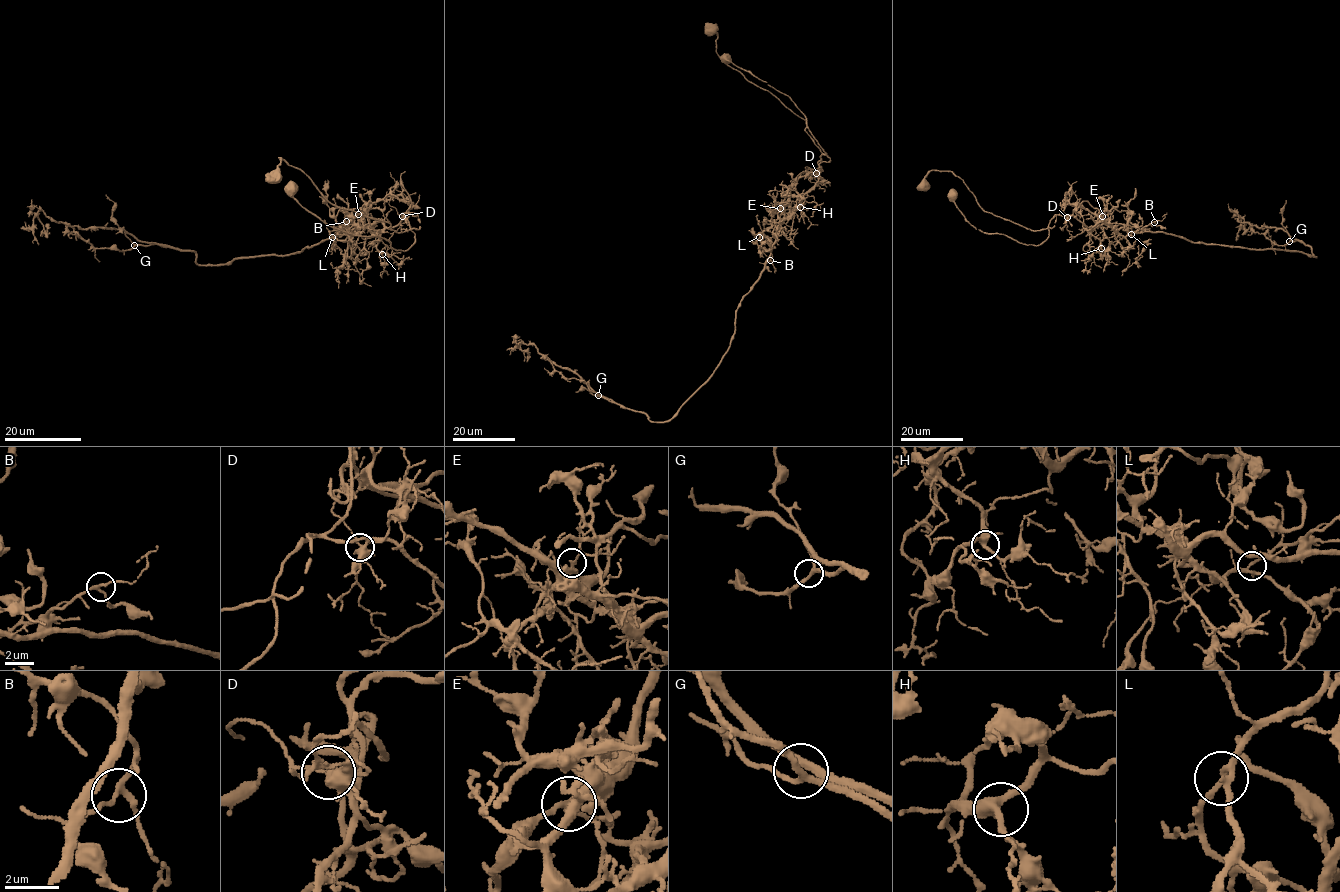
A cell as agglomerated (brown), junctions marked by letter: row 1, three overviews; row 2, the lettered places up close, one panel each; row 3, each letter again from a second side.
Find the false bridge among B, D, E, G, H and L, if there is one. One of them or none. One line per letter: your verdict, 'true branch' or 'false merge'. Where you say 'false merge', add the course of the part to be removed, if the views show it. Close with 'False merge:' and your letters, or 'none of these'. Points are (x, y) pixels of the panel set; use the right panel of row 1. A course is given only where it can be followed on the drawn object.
B: true branch
D: true branch
E: false merge; course (1102, 216), (1107, 225), (1067, 203), (1066, 192), (1048, 237), (1024, 244), (976, 229), (951, 189)
G: true branch
H: true branch
L: true branch
False merge: E

